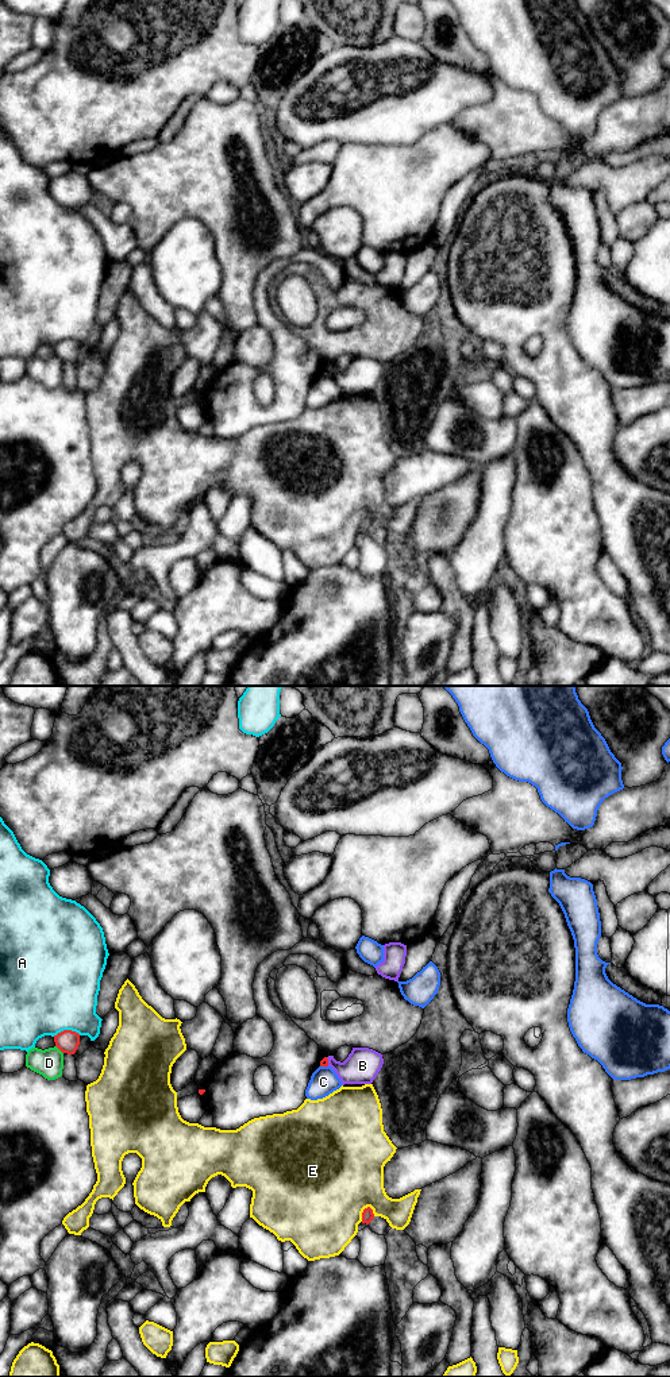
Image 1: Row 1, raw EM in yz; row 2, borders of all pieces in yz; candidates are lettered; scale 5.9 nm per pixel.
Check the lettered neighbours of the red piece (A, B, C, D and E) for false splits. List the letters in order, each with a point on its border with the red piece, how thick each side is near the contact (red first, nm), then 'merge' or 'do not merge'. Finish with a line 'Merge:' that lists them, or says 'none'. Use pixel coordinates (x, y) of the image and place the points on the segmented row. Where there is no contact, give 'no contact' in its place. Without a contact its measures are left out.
A: contact yz (66, 1030); calibres 140 and 480 nm; do not merge
B: contact yz (327, 1061); calibres 50 and 200 nm; do not merge
C: contact yz (324, 1065); calibres 50 and 160 nm; do not merge
D: contact yz (58, 1048); calibres 140 and 170 nm; do not merge
E: contact yz (362, 1212); calibres 70 and 500 nm; do not merge
Merge: none

